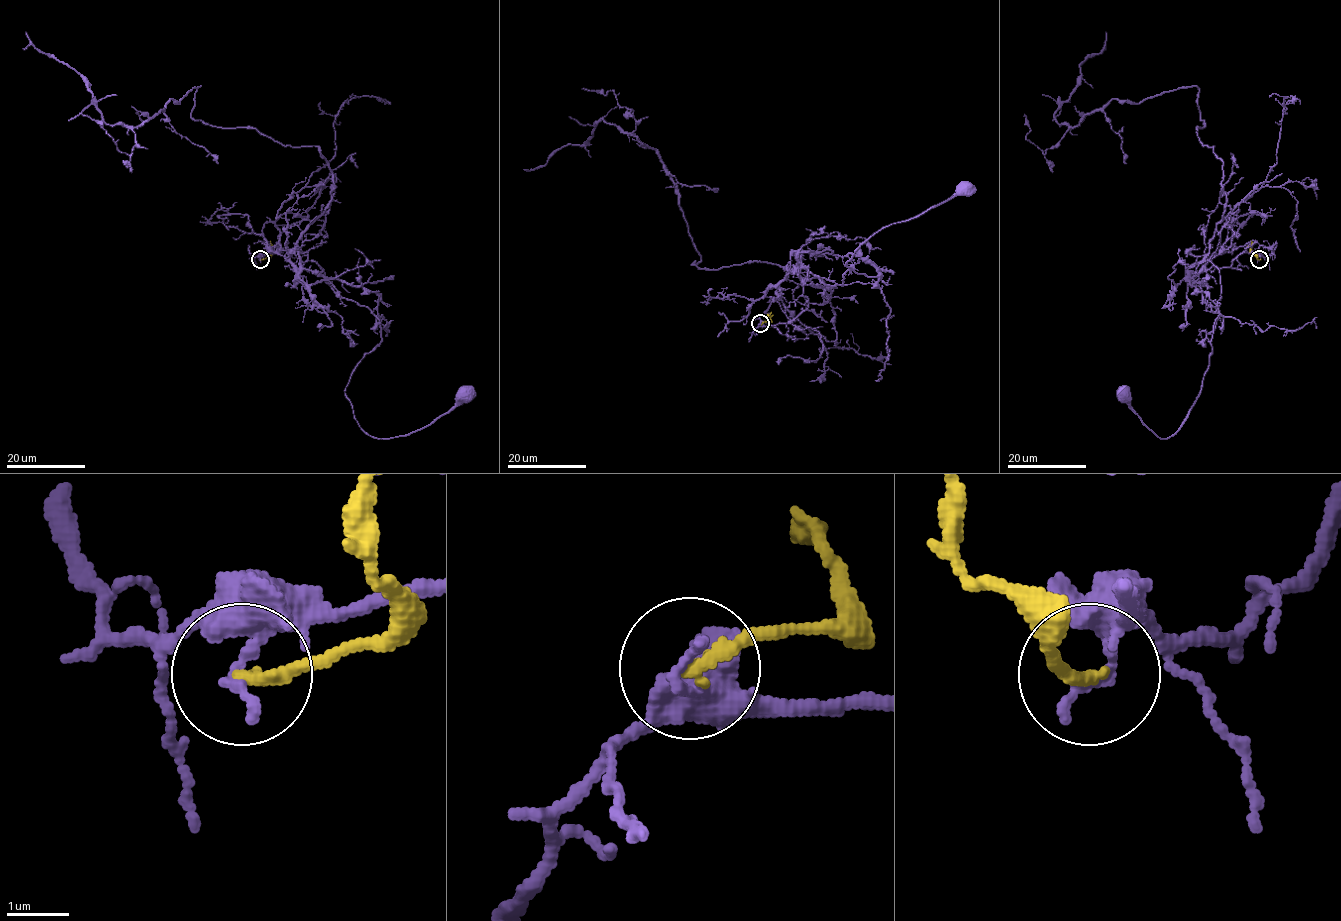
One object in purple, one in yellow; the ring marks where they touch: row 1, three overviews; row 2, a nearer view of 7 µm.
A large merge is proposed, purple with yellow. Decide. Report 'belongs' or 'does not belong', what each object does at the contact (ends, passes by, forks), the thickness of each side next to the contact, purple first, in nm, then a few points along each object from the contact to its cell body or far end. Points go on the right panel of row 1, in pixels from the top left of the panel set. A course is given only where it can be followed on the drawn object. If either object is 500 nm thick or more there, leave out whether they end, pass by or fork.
does not belong | purple ends | yellow ends | 180/200 nm | purple via (1259, 260), (1258, 250), (1229, 266), (1204, 261), (1220, 271), (1219, 315), (1182, 425), (1160, 438), (1124, 394) | yellow via (1259, 260), (1250, 252), (1251, 241)

